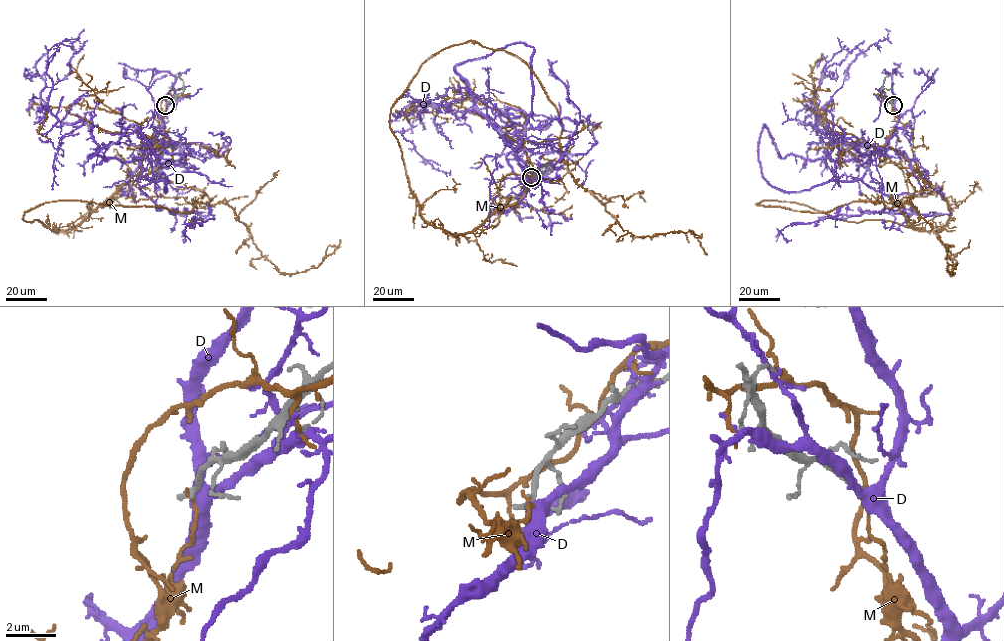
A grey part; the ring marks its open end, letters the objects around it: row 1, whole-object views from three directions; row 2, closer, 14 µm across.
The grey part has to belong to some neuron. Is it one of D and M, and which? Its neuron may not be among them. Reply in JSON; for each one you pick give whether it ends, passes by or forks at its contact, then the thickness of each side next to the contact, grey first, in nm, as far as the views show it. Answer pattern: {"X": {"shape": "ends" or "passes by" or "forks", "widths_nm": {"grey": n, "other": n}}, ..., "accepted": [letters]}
{"accepted": []}

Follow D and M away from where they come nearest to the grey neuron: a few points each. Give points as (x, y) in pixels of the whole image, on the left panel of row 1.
D: (166, 105), (170, 143), (125, 162), (97, 154), (88, 122), (63, 123), (46, 110), (35, 63), (84, 29)
M: (166, 105), (140, 171), (75, 226), (23, 219), (58, 201), (222, 202), (291, 273), (339, 239)

